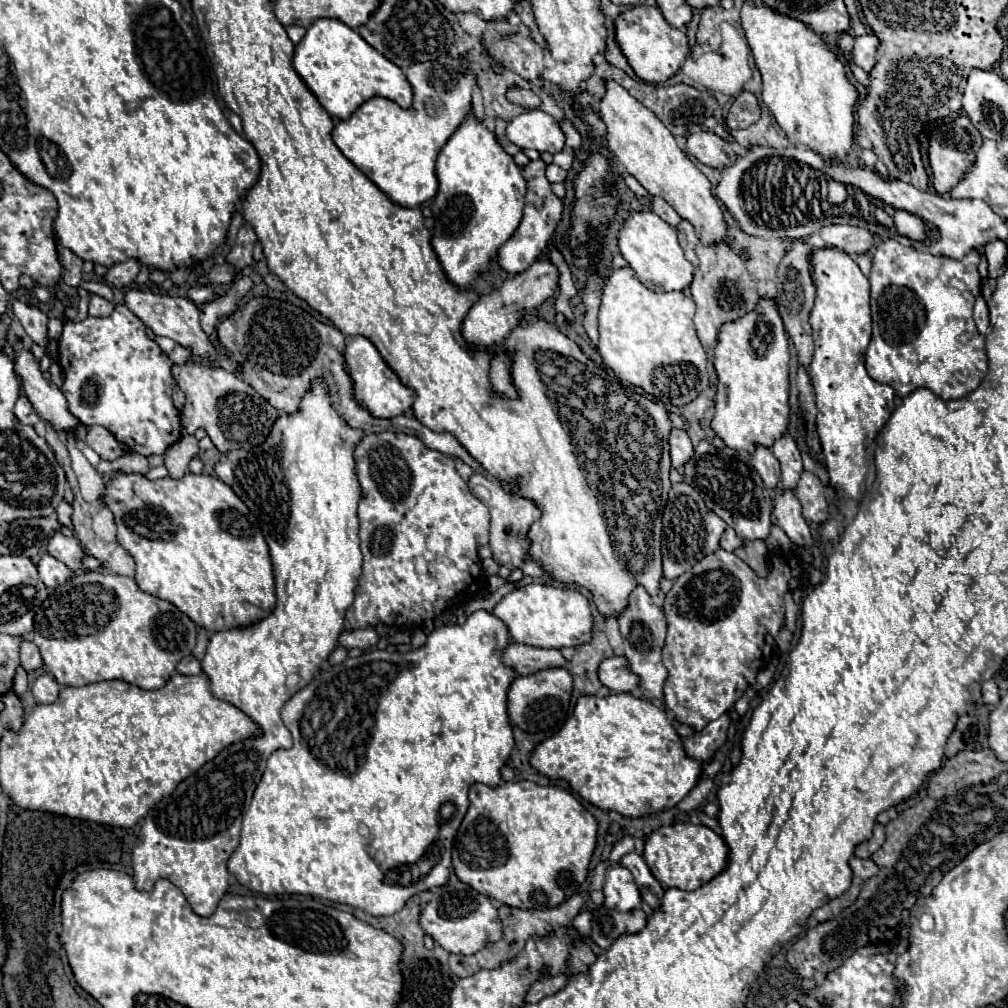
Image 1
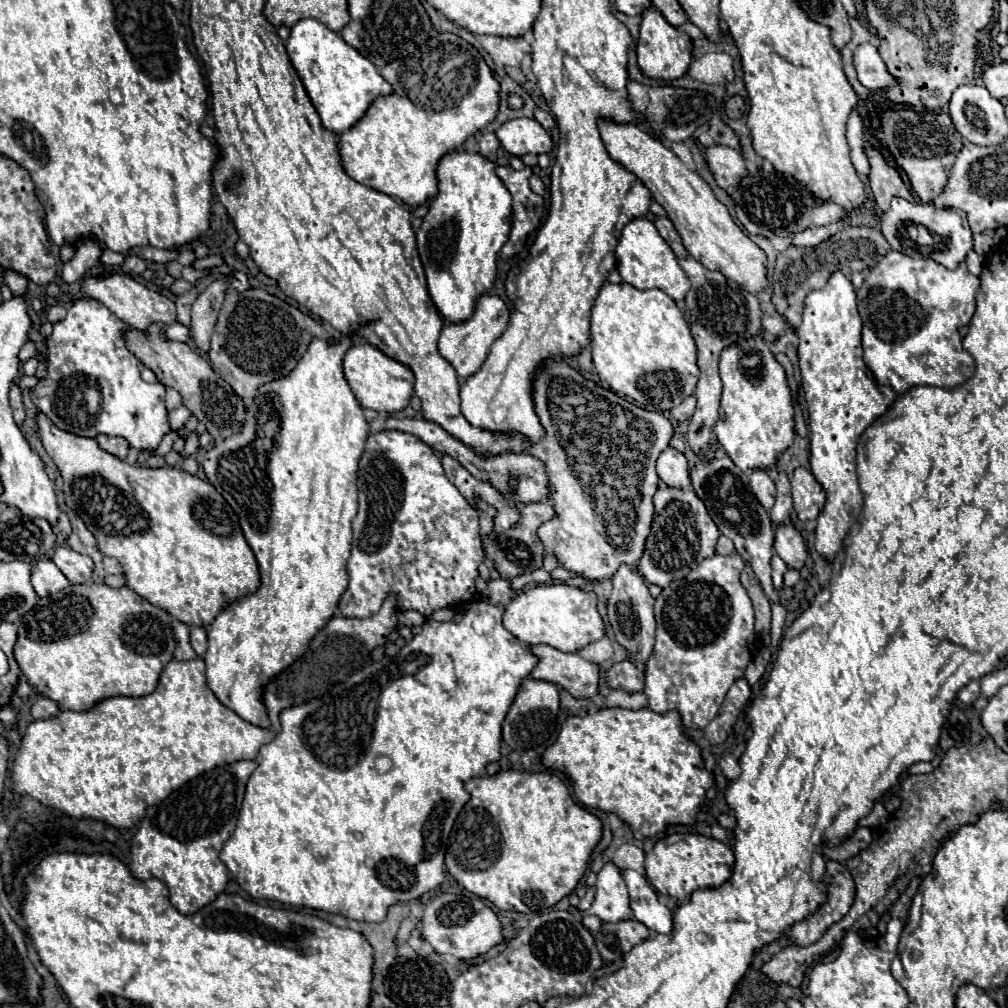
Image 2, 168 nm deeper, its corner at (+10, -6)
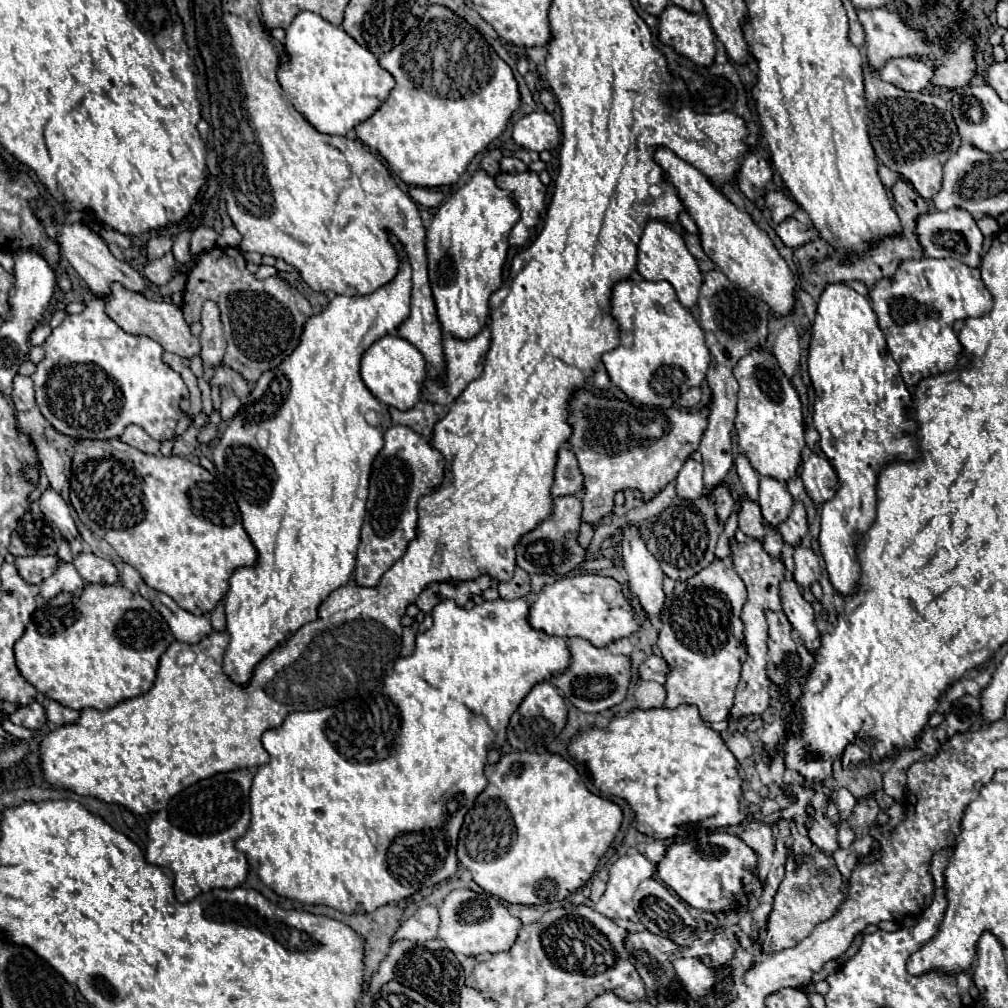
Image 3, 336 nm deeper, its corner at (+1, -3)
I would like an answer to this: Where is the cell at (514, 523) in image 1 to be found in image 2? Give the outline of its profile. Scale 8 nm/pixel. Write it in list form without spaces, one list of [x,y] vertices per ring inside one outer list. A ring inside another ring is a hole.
[[[535,502],[535,504],[519,504],[519,512],[521,512],[521,520],[515,528],[503,532],[495,542],[489,540],[489,534],[493,530],[493,508],[489,508],[487,504],[479,504],[479,522],[481,522],[481,538],[483,538],[483,548],[487,558],[493,562],[493,566],[499,570],[501,578],[515,578],[527,572],[533,572],[537,568],[543,566],[543,558],[545,558],[545,548],[537,536],[537,528],[555,518],[555,510],[551,502]]]

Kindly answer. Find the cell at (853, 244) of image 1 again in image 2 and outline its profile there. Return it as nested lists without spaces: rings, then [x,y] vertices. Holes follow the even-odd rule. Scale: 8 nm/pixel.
[[[811,226],[811,228],[805,228],[801,232],[795,232],[791,236],[791,244],[795,244],[795,246],[817,246],[823,240],[827,240],[831,234],[833,234],[833,230],[829,226]]]

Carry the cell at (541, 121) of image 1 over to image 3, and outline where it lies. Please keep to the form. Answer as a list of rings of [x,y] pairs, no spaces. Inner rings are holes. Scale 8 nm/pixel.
[[[534,111],[514,123],[512,139],[518,147],[530,151],[554,151],[560,145],[560,131],[556,121],[546,111]]]

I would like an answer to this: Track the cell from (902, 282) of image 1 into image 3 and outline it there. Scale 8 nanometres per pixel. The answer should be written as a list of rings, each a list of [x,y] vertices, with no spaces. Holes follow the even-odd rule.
[[[920,257],[902,261],[894,277],[884,277],[874,285],[870,299],[878,325],[884,331],[888,351],[898,363],[904,383],[910,387],[926,377],[942,375],[966,365],[972,355],[964,355],[952,325],[958,319],[982,317],[992,309],[992,297],[980,277],[980,269],[970,269],[954,259]],[[922,277],[926,279],[926,287],[920,283]]]

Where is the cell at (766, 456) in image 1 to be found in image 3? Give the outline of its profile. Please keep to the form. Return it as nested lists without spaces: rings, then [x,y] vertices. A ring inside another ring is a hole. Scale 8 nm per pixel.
[[[760,477],[760,507],[766,523],[772,527],[778,527],[784,519],[790,515],[792,507],[792,495],[786,489],[784,481],[778,481],[774,477]]]

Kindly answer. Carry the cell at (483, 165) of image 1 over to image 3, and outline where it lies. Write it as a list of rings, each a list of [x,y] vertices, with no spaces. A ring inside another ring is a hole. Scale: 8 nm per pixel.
[[[478,169],[468,183],[452,193],[434,213],[426,231],[426,253],[432,295],[444,333],[470,339],[486,325],[490,295],[502,285],[502,267],[508,255],[508,237],[520,221],[514,195],[500,189],[492,175]]]

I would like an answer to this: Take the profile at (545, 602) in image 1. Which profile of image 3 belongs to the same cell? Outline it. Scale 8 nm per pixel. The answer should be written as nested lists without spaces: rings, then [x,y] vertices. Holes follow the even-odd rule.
[[[602,575],[562,577],[552,585],[542,587],[536,601],[530,605],[528,621],[534,629],[556,637],[582,637],[592,645],[606,647],[608,643],[632,635],[638,625],[630,601],[622,595],[622,585]]]

